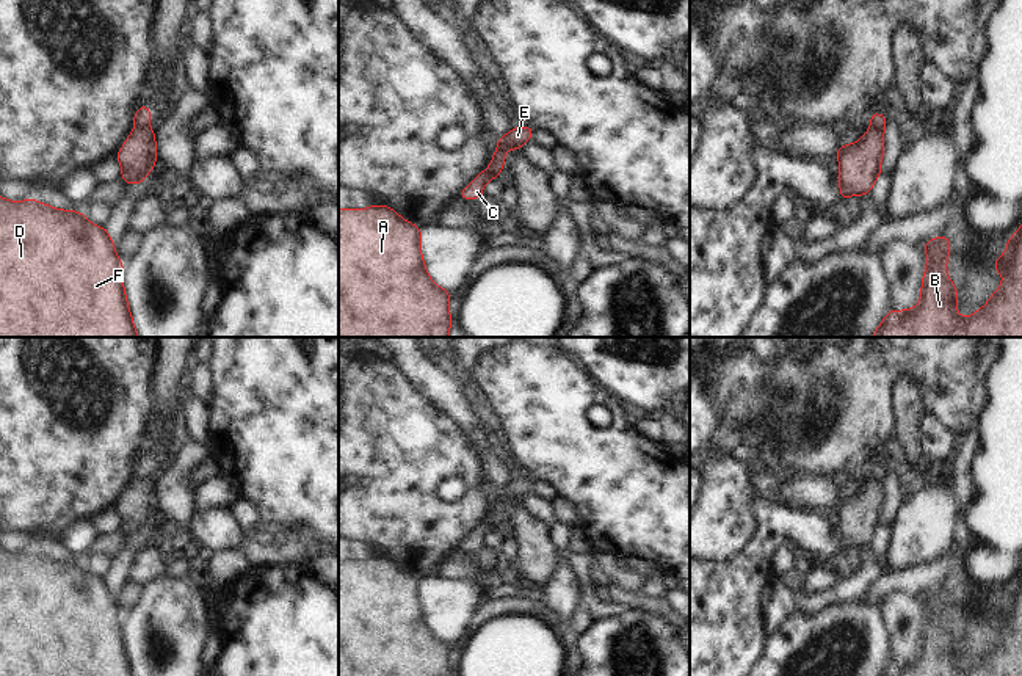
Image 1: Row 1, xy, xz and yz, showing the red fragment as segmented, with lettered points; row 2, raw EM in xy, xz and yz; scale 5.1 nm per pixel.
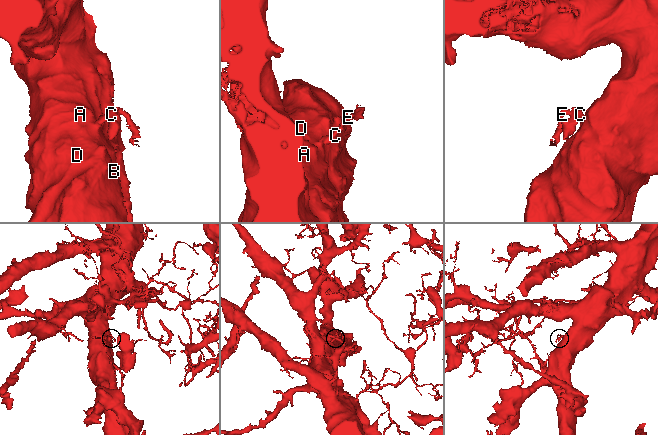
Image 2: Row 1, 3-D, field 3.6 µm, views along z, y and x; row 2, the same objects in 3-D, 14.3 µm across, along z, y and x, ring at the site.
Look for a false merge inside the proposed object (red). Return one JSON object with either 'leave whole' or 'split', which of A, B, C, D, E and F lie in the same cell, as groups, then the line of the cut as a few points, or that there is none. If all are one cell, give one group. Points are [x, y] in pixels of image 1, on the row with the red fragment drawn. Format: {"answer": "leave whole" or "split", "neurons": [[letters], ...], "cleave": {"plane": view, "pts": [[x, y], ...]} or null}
{"answer": "split", "neurons": [["A", "B", "C", "D", "F"], ["E"]], "cleave": {"plane": "xy", "pts": [[148, 124], [135, 127]]}}

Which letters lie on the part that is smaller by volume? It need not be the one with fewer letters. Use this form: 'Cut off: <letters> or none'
Cut off: E

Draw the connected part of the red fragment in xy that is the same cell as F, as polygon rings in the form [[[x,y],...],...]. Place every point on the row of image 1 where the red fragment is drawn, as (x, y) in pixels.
[[[0,198],[0,337],[140,337],[133,317],[127,304],[124,290],[124,267],[110,240],[107,227],[100,227],[86,220],[85,213],[60,210],[38,199],[20,202]]]

